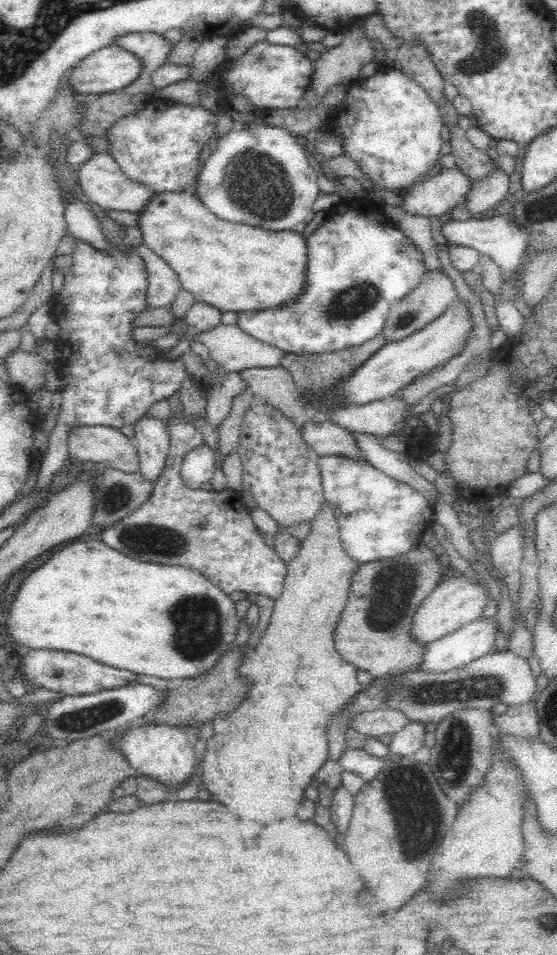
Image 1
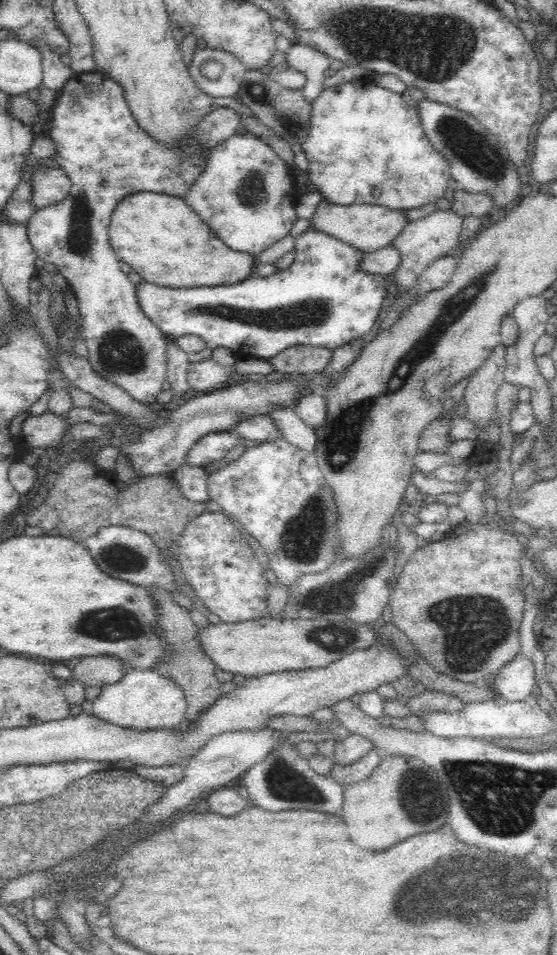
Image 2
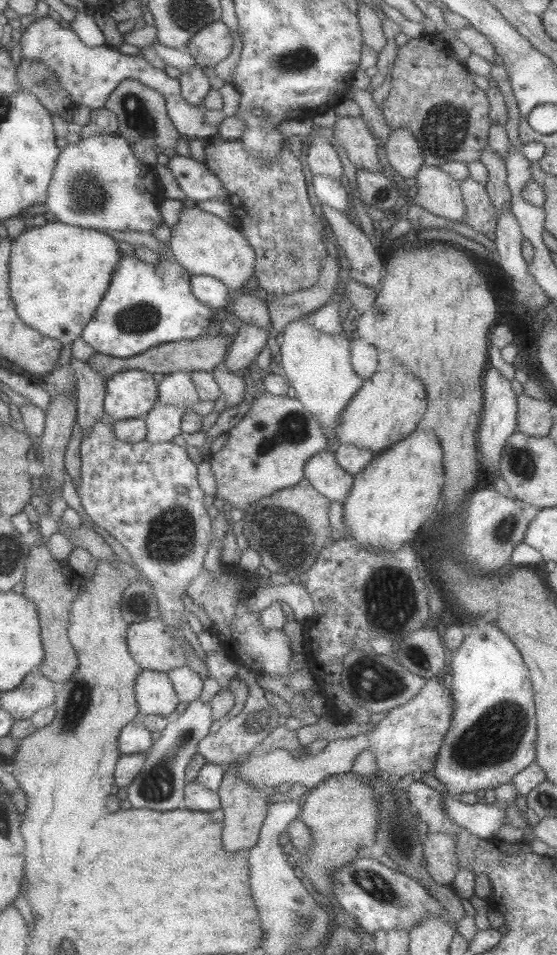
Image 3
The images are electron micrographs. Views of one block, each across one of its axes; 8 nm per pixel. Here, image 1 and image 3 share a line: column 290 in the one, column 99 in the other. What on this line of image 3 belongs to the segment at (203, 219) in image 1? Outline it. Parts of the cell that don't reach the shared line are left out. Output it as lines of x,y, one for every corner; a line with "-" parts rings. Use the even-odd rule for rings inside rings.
50,222
21,232
11,242
9,293
20,320
42,336
73,344
104,298
122,256
106,231

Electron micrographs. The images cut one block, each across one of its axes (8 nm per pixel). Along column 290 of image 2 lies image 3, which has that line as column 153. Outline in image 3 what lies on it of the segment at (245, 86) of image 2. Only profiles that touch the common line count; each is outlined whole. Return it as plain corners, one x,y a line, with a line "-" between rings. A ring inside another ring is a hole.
122,80
114,92
110,94
105,108
116,114
119,121
118,133
126,141
132,144
150,142
150,144
157,145
160,151
170,153
172,156
176,155
178,132
168,117
166,99
157,90
141,84
138,80

